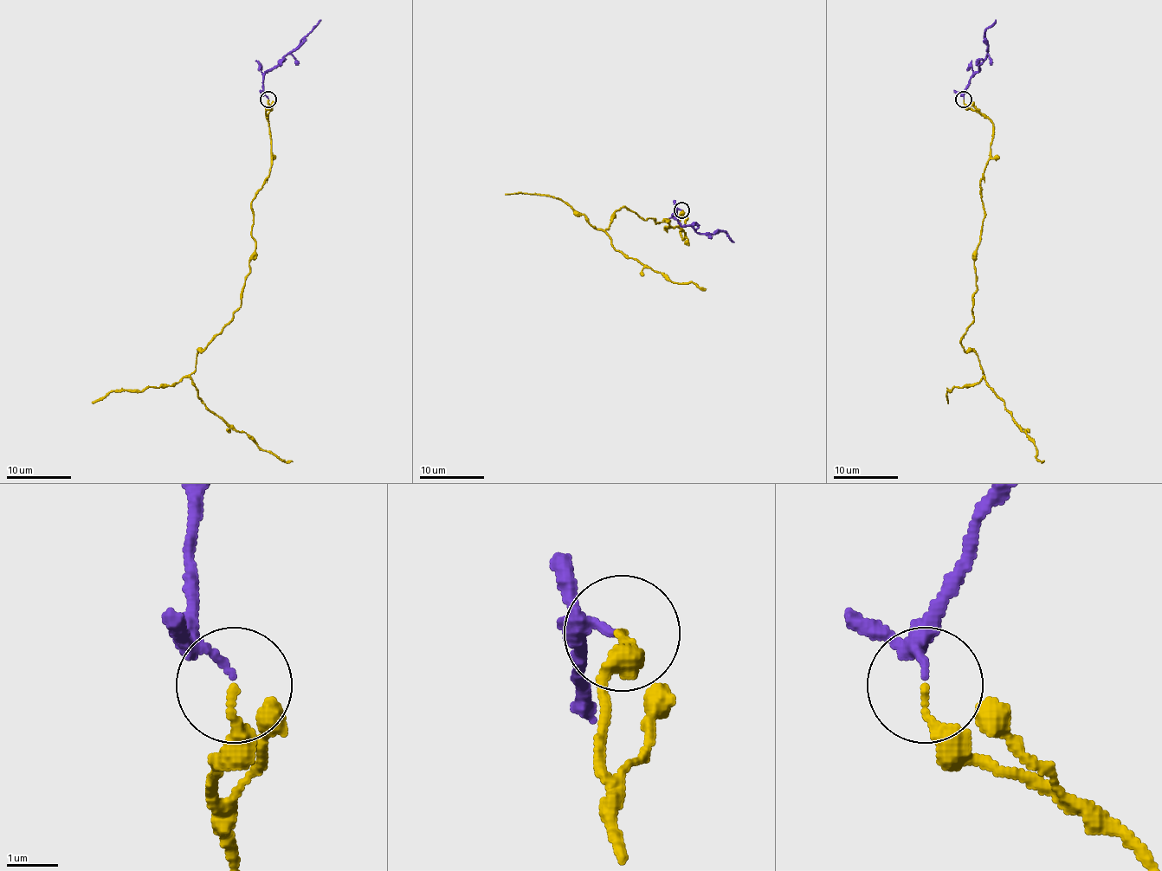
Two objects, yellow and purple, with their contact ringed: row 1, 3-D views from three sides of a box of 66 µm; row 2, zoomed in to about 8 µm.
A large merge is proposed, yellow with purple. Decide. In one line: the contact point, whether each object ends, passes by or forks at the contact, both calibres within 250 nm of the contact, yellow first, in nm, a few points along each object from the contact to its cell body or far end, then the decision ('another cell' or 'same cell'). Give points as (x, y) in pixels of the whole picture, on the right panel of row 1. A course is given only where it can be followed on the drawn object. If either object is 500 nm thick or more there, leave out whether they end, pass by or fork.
(964, 100) | yellow ends | purple ends | 150/150 nm | yellow via (963, 100), (992, 124), (974, 320), (961, 346), (978, 356), (984, 378), (1042, 461) | purple via (963, 98), (965, 88), (987, 58), (985, 30), (995, 19) | another cell

